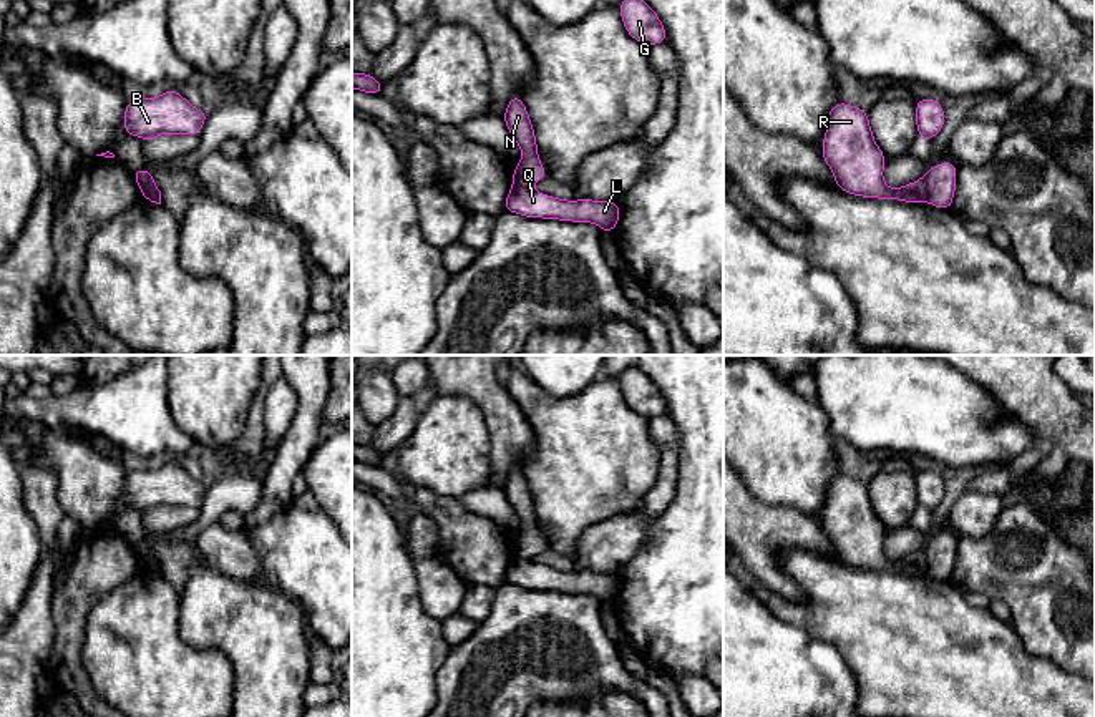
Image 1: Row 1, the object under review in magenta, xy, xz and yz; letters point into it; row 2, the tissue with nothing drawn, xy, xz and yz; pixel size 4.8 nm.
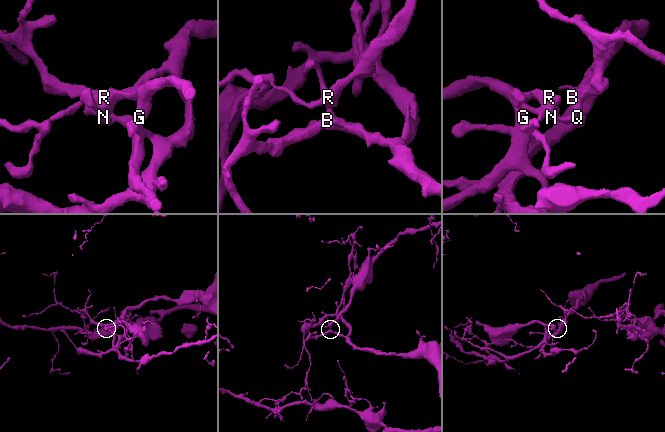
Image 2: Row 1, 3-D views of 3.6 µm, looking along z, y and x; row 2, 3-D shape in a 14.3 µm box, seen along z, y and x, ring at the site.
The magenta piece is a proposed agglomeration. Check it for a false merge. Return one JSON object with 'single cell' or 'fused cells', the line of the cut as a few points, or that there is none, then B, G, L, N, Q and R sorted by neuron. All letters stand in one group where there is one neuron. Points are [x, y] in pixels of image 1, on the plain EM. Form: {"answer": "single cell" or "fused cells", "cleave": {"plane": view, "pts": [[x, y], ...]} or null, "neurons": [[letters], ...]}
{"answer": "fused cells", "cleave": {"plane": "yz", "pts": [[921, 551], [926, 571]]}, "neurons": [["B", "L", "Q"], ["G", "N", "R"]]}

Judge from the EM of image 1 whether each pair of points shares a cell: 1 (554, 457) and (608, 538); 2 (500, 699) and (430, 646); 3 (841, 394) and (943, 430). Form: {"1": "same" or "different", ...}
{"1": "different", "2": "different", "3": "same"}

